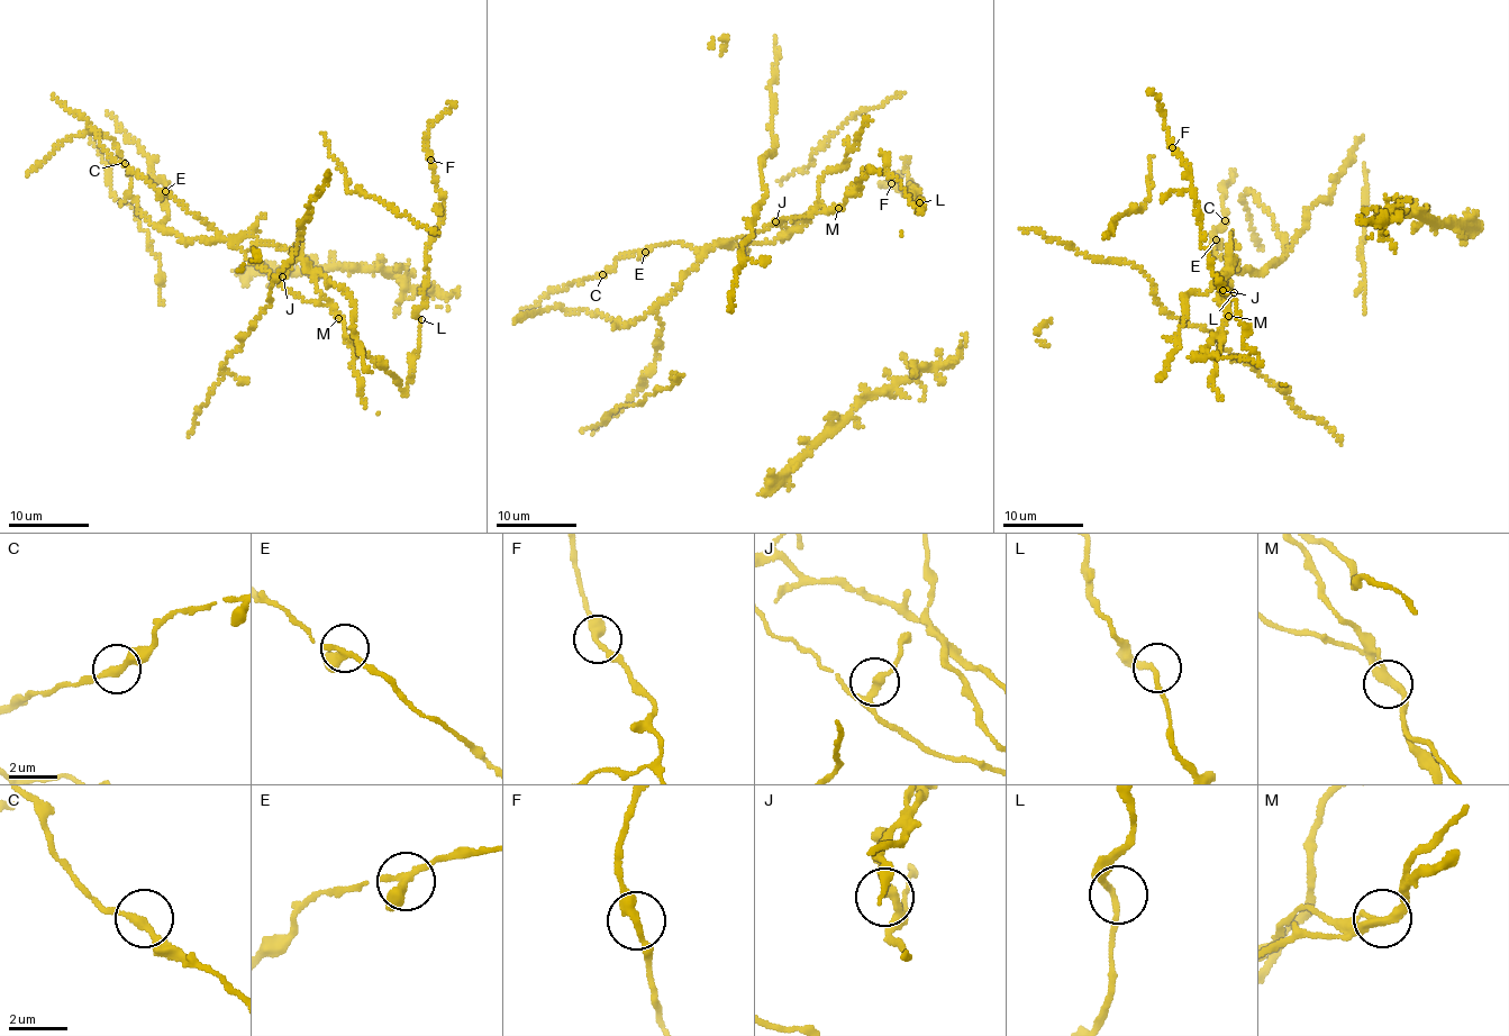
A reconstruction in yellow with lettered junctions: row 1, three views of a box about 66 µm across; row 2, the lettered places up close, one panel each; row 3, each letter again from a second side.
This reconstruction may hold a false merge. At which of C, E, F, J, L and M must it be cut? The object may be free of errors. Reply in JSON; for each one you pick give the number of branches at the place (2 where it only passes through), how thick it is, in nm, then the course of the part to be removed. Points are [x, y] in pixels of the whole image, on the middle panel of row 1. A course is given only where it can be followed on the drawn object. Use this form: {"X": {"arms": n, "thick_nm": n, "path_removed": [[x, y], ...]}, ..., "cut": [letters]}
{"M": {"arms": 2, "thick_nm": 320}, "cut": ["M"]}

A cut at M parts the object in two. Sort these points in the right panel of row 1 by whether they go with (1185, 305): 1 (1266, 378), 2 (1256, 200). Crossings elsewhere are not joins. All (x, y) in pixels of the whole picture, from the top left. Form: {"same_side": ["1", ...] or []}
{"same_side": ["1", "2"]}

